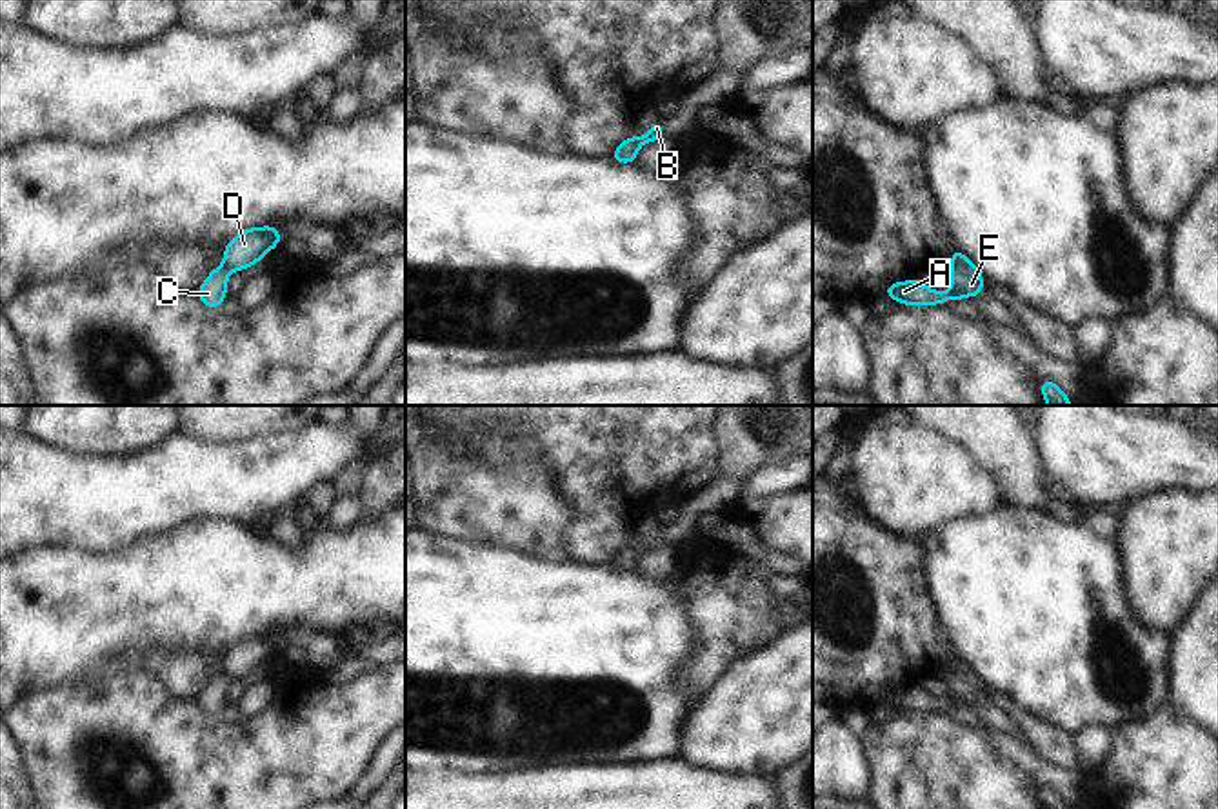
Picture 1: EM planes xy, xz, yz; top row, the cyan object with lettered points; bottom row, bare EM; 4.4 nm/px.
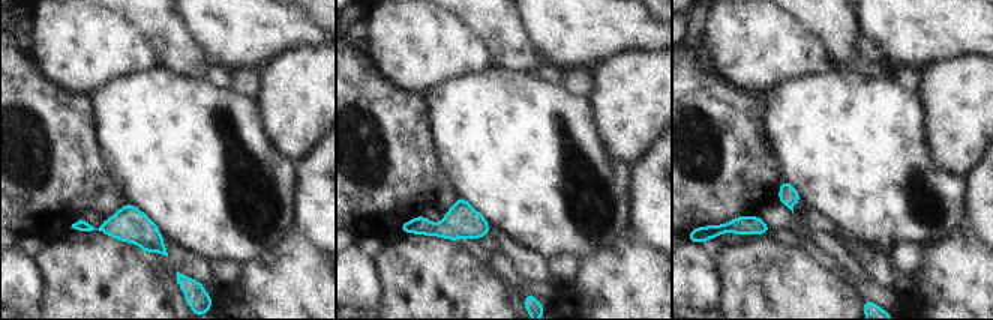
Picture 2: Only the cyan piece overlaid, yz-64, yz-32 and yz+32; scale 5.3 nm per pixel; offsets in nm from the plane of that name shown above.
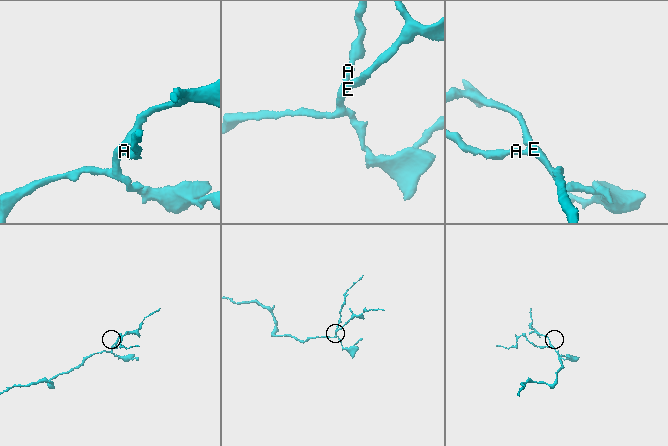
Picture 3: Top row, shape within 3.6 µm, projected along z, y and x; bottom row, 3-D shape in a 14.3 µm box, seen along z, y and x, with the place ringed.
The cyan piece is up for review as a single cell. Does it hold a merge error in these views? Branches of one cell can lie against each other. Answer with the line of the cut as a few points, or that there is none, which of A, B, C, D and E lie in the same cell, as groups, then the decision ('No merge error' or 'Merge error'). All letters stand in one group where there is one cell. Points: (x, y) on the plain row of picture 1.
Split along xz (631, 544), (638, 553). Groups: A C E / B D. Merge error

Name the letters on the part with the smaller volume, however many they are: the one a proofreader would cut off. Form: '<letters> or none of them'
B, D

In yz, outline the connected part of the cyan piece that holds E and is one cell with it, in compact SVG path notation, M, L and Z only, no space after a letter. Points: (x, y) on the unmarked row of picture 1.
M965 662L949 676L949 685L949 698L934 698L918 684L889 691L884 702L900 713L942 713L947 707L967 707L983 702L983 680Z

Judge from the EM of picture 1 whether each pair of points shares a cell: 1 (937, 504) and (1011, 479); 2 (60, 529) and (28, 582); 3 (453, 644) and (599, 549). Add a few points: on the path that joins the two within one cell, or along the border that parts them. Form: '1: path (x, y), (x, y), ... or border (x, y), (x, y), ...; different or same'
1: border (968, 453), (991, 475), (1000, 500); different
2: border (19, 549), (68, 546), (93, 555); different
3: border (562, 557), (609, 564); different

